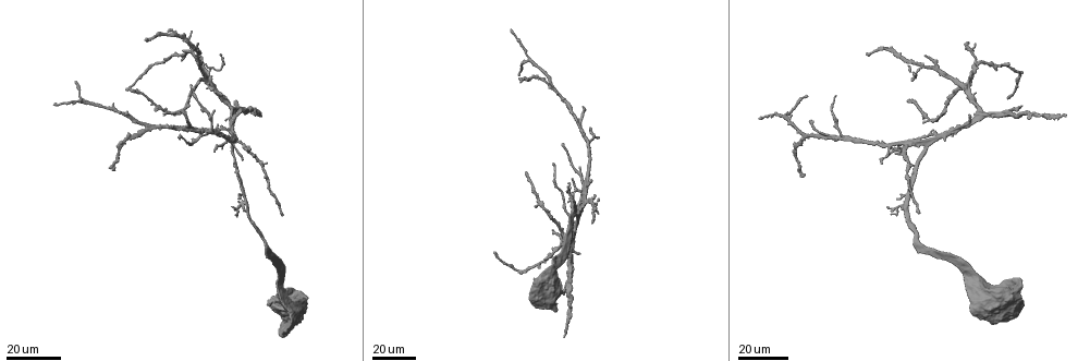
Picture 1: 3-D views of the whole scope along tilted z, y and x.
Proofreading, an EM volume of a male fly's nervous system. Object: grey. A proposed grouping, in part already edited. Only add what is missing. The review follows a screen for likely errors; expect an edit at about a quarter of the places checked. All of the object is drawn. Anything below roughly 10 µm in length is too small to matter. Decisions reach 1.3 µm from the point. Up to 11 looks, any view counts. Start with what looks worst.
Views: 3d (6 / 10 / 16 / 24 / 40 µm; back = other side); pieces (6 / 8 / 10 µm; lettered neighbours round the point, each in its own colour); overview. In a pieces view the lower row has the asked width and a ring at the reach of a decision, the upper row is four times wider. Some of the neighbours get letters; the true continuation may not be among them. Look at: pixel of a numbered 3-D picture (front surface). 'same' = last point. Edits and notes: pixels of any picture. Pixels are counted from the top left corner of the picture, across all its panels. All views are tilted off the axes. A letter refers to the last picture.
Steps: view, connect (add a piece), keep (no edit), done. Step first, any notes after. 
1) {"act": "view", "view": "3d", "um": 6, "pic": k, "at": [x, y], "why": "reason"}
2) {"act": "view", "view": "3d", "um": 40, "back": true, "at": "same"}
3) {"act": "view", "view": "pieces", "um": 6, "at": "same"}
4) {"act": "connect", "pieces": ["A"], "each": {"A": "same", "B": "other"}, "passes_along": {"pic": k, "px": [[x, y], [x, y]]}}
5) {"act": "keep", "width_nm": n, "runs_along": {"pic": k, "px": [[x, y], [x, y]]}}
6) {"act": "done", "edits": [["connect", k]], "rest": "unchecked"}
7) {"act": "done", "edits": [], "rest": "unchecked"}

{"act": "view", "view": "3d", "um": 40, "pic": 1, "at": [808, 123], "why": "an open end"}

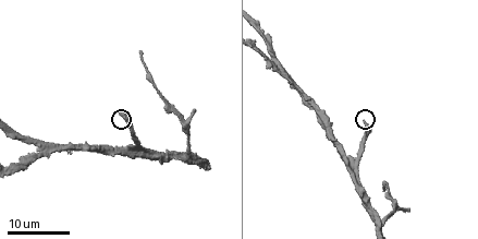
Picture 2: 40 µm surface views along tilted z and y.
{"act": "view", "view": "pieces", "um": 6, "pic": 2, "at": [363, 122], "why": "what lies round it"}

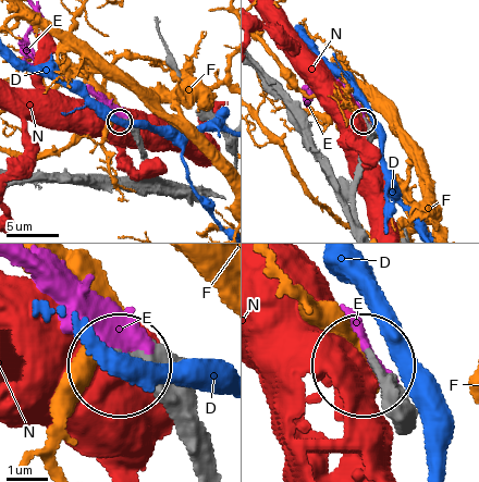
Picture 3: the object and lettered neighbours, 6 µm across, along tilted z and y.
{"act": "connect", "pieces": ["E"], "each": {"D": "other", "E": "same", "F": "other", "N": "other"}, "passes_along": {"pic": 3, "px": [[408, 415], [360, 347]]}, "found": "the cell continues"}

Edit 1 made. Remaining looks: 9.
{"act": "view", "view": "3d", "um": 40, "pic": 1, "at": [281, 215], "why": "free end"}

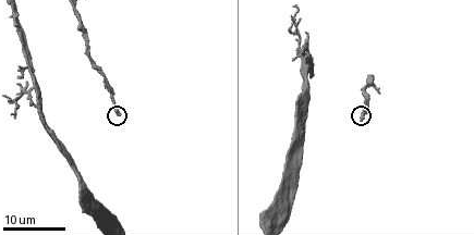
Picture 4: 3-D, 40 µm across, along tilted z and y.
{"act": "view", "view": "pieces", "um": 6, "pic": 4, "at": [119, 112]}

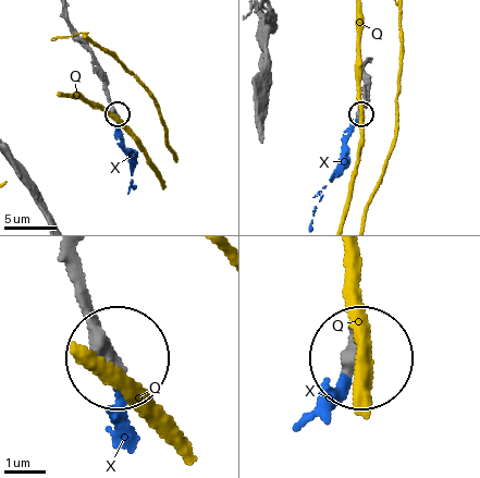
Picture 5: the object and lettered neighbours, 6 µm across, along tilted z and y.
{"act": "connect", "pieces": ["X"], "width_nm": 440, "each": {"Q": "other", "X": "same"}, "passes_along": {"pic": 5, "px": [[68, 265], [121, 419]]}, "found": "it goes on there"}

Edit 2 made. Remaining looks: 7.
{"act": "view", "view": "overview", "why": "redraw"}

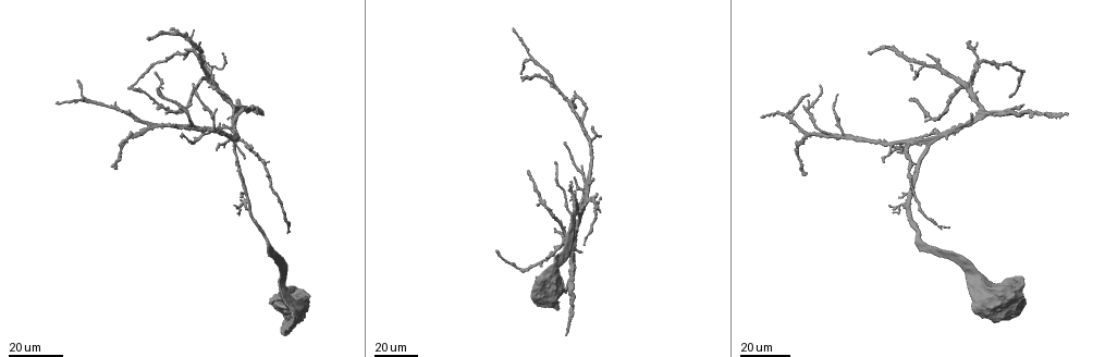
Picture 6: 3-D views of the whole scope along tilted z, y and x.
{"act": "view", "view": "3d", "um": 24, "pic": 6, "at": [910, 65], "why": "an open end"}

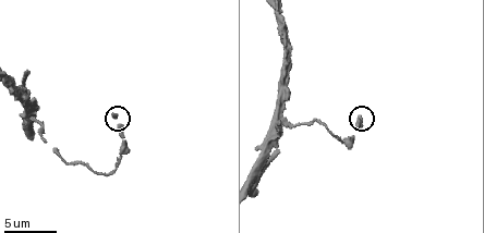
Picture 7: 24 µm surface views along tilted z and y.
{"act": "view", "view": "pieces", "um": 6, "pic": 7, "at": [113, 115], "why": "what lies round it"}

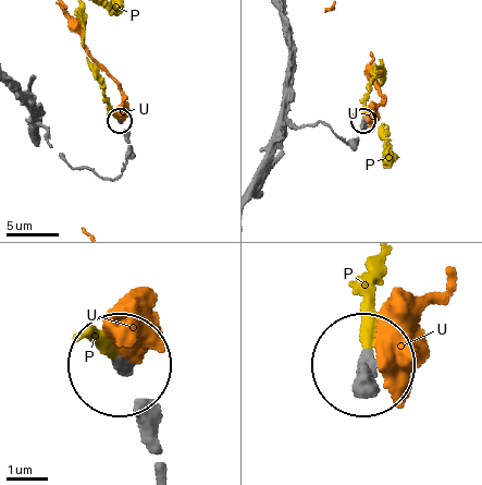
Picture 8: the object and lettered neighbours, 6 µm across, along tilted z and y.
{"act": "connect", "pieces": ["P"], "each": {"P": "same", "U": "other"}, "passes_along": {"pic": 8, "px": [[128, 146], [97, 68], [84, 49], [85, 19]]}, "found": "it goes on there"}

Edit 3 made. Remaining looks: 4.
{"act": "view", "view": "overview"}

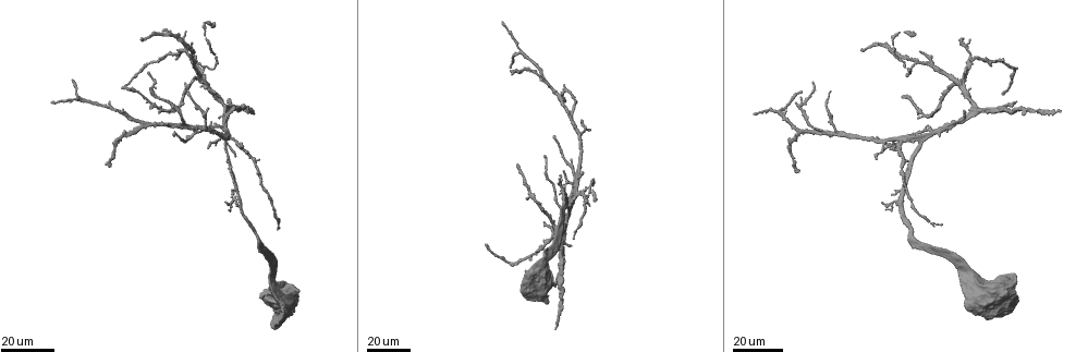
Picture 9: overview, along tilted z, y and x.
{"act": "view", "view": "3d", "um": 24, "pic": 9, "at": [880, 44], "why": "free end"}

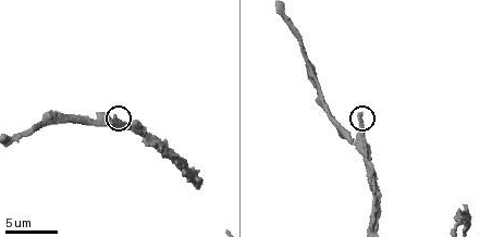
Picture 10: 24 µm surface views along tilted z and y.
{"act": "view", "view": "pieces", "um": 10, "pic": 10, "at": [112, 116], "why": "see the neighbours"}

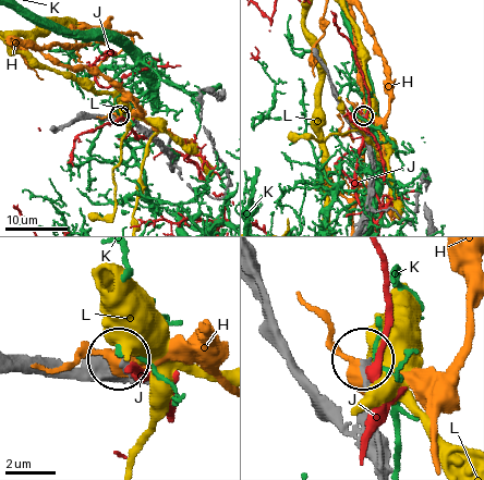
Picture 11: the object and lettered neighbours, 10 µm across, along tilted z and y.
{"act": "keep", "each": {"H": "other", "J": "other", "K": "other", "L": "other"}, "found": "none of them fits"}

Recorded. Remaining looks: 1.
{"act": "done", "edits": [["connect", 3], ["connect", 5], ["connect", 8]], "rest": "unchecked"}

